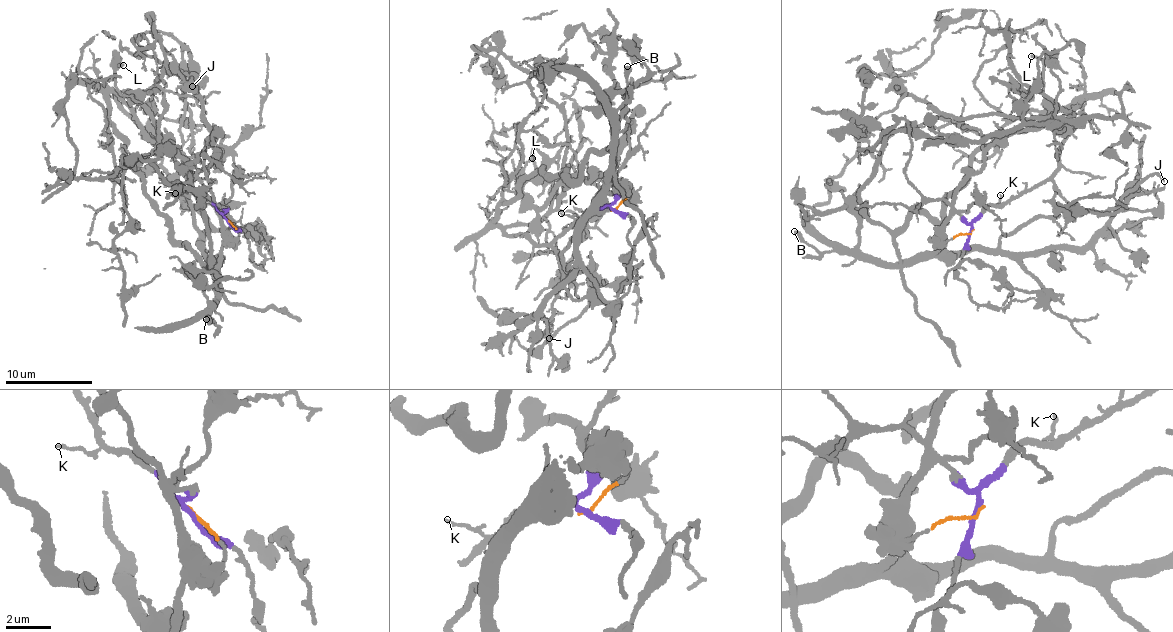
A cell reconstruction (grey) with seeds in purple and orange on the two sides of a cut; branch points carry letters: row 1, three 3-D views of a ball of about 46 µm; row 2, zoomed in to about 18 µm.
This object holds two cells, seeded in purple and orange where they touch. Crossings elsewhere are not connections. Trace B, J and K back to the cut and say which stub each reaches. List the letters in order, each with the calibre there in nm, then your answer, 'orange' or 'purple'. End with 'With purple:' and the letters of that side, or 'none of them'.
B: 480 nm thick; orange
J: 190 nm thick; orange
K: 120 nm thick; purple
With purple: K

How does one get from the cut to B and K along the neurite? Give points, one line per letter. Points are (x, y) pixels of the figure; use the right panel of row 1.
B: (972, 232), (944, 241), (926, 256), (916, 255), (898, 263), (817, 251), (794, 231)
K: (972, 232), (974, 221), (985, 207), (1001, 203), (1000, 194)

